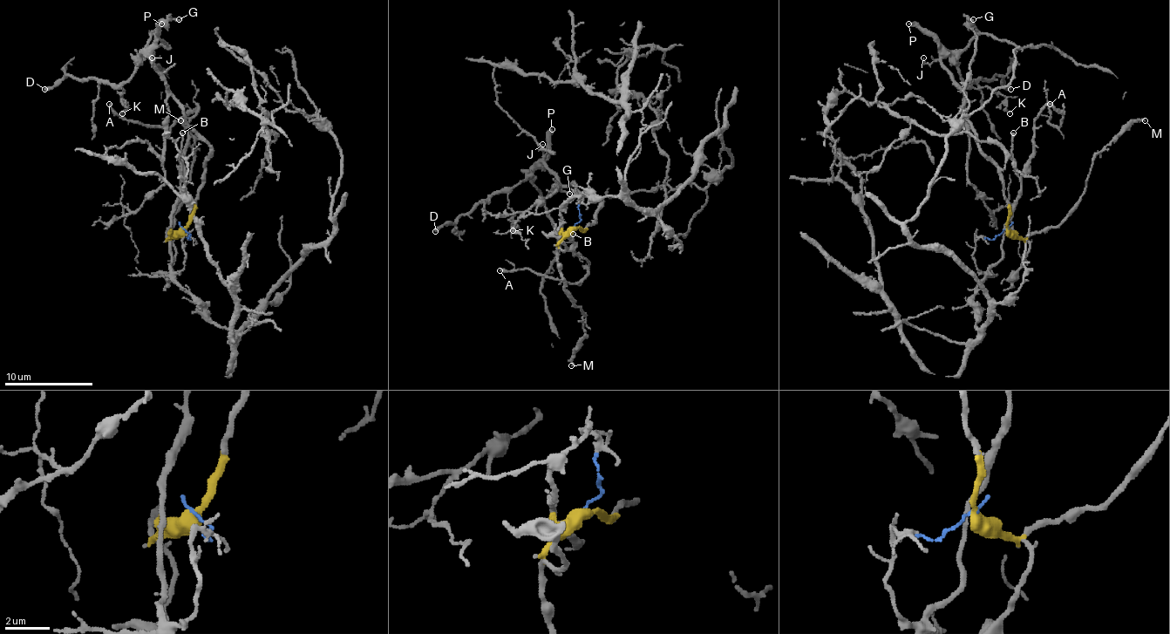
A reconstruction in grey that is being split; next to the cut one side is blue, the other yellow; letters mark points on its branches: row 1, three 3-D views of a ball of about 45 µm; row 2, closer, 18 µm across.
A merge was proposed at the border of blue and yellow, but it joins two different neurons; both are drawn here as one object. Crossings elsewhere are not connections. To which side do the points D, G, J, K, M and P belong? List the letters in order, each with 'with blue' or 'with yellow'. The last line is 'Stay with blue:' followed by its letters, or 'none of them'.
D: with yellow
G: with yellow
J: with yellow
K: with yellow
M: with yellow
P: with yellow
Stay with blue: none of them

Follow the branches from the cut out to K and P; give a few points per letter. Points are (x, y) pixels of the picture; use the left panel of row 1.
K: (183, 229), (210, 146), (141, 55), (132, 75), (118, 86), (126, 108), (122, 112)
P: (183, 229), (193, 212), (210, 146), (181, 112), (181, 104), (153, 64), (153, 46), (161, 24)

